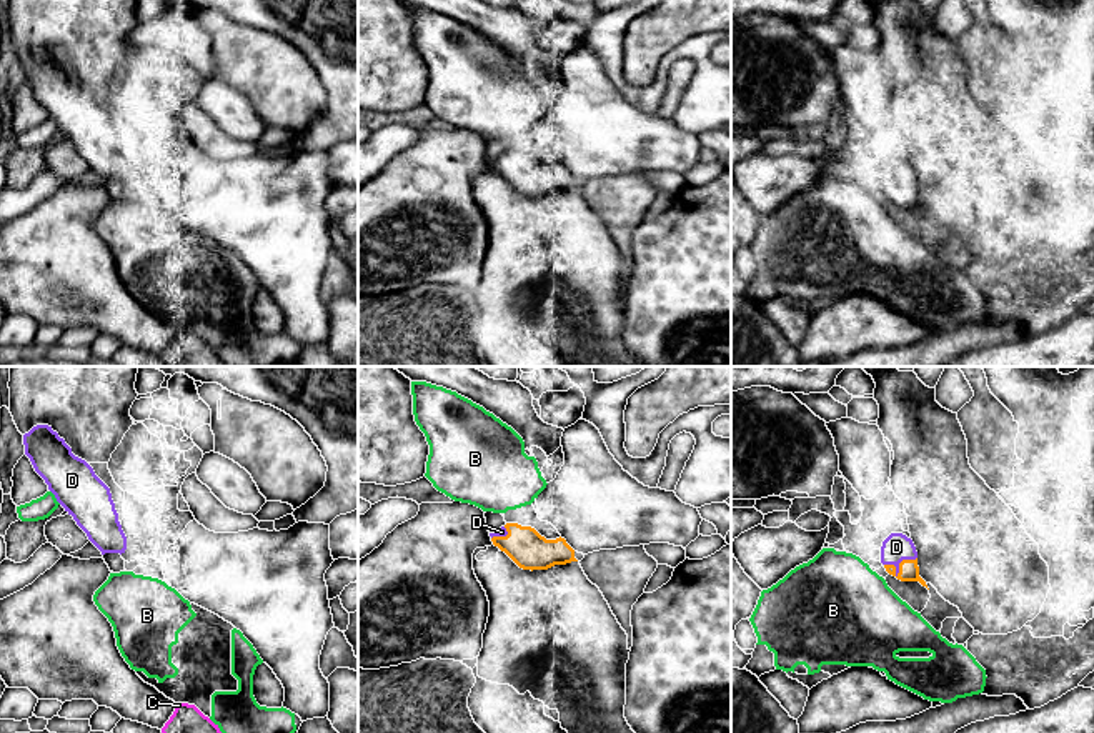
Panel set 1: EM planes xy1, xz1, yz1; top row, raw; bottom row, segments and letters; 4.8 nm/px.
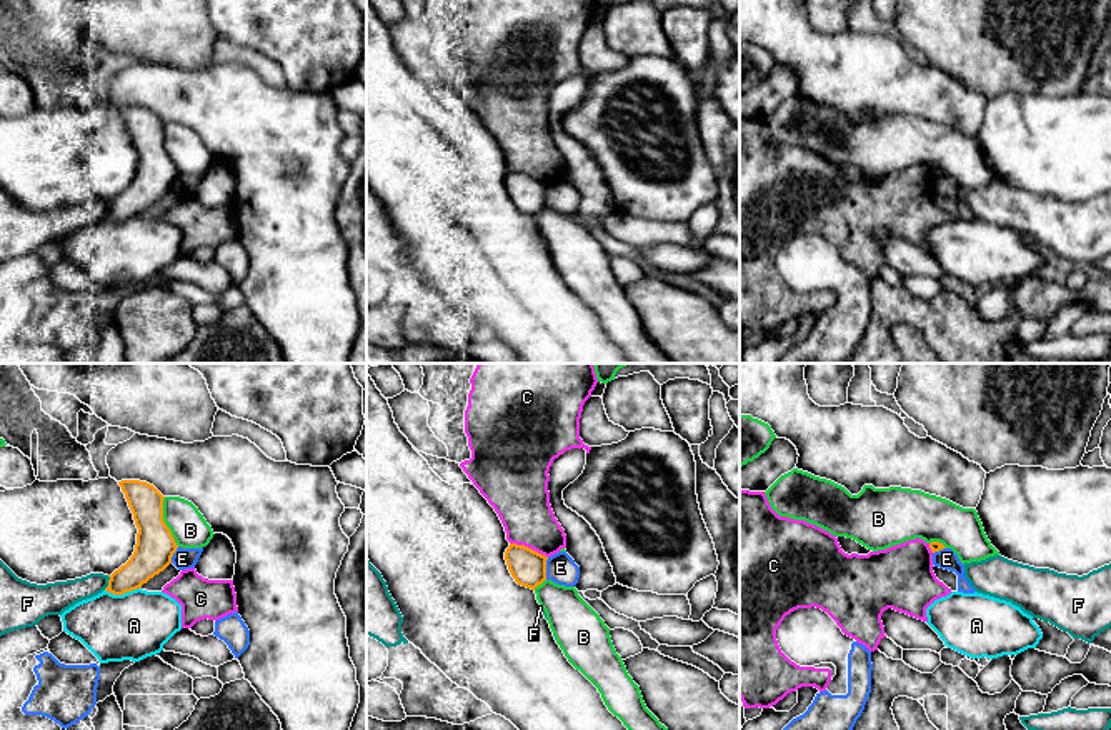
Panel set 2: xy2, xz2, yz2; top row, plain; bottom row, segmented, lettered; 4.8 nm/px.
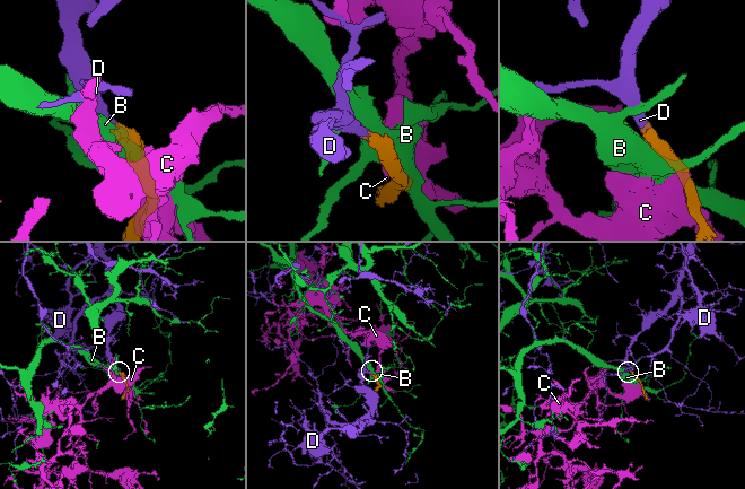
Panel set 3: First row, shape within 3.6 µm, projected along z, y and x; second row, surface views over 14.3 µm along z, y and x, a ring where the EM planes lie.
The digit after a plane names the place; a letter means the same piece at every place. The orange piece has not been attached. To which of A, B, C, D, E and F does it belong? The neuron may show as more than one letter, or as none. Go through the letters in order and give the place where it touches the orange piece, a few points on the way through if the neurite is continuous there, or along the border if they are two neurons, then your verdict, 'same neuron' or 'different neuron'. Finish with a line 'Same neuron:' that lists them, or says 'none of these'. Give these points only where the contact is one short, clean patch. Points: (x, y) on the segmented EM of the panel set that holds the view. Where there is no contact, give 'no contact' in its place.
A: contact xy2 (122, 594); different neuron
B: contact xy2 (164, 522); different neuron
C: contact xz2 (527, 547); different neuron
D: contact yz1 (900, 563); way yz1 (908, 568), (900, 563), (896, 547); same neuron
E: contact xz2 (545, 569); border xz2 (548, 557), (545, 579); different neuron
F: contact xy2 (109, 584); different neuron
Same neuron: D

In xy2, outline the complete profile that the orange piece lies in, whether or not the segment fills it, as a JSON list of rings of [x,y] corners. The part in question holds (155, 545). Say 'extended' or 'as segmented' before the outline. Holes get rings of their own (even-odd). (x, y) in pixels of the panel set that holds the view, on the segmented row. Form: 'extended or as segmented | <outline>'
as segmented | [[[140,480],[118,482],[138,528],[135,552],[130,560],[110,575],[107,592],[123,595],[142,588],[163,572],[178,545],[163,522],[163,495]]]

